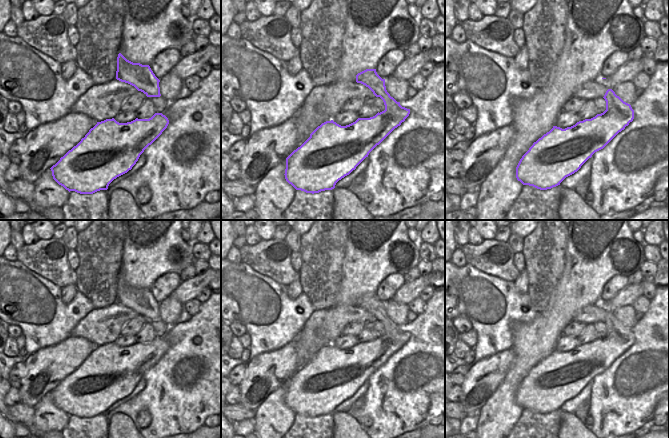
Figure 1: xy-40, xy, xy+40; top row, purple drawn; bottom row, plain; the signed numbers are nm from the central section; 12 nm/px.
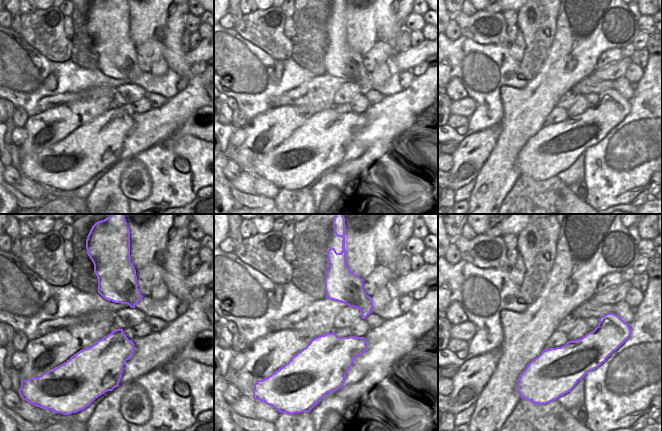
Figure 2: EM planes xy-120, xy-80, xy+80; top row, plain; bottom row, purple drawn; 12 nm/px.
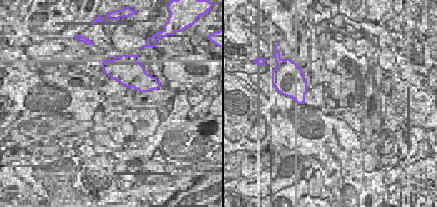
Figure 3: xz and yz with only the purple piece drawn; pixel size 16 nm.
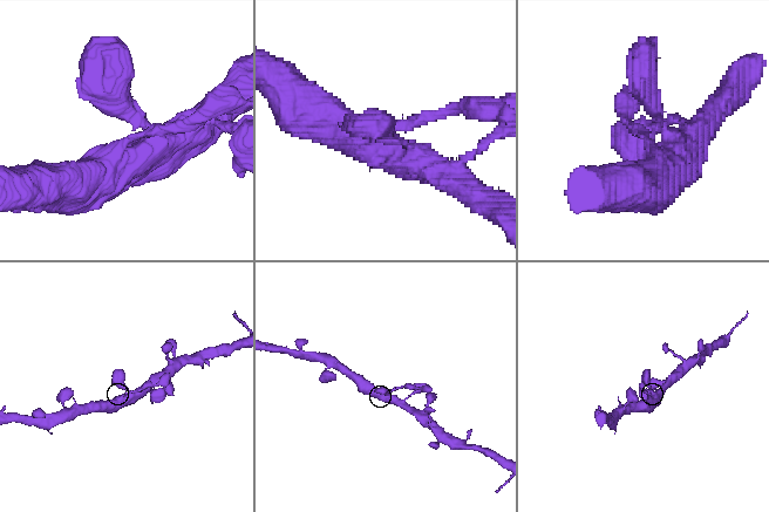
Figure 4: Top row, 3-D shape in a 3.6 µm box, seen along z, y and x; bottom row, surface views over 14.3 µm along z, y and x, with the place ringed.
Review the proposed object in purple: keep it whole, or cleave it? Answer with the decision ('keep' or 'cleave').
keep

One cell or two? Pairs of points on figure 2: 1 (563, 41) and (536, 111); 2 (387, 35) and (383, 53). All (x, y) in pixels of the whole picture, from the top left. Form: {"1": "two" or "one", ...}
{"1": "one", "2": "two"}

